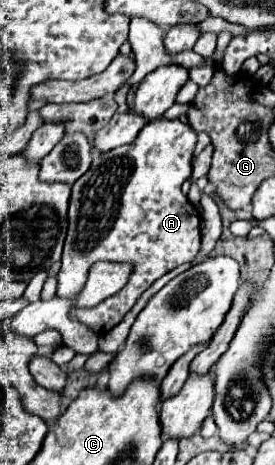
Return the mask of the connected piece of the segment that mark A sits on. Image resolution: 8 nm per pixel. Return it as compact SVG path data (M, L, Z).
M157 117L145 123L131 145L121 145L95 157L89 171L75 181L57 295L75 297L95 261L129 261L135 269L129 283L113 299L105 299L105 303L91 309L73 309L73 319L93 331L113 329L161 275L197 255L201 215L181 193L183 181L191 175L195 143L197 133L187 121Z

